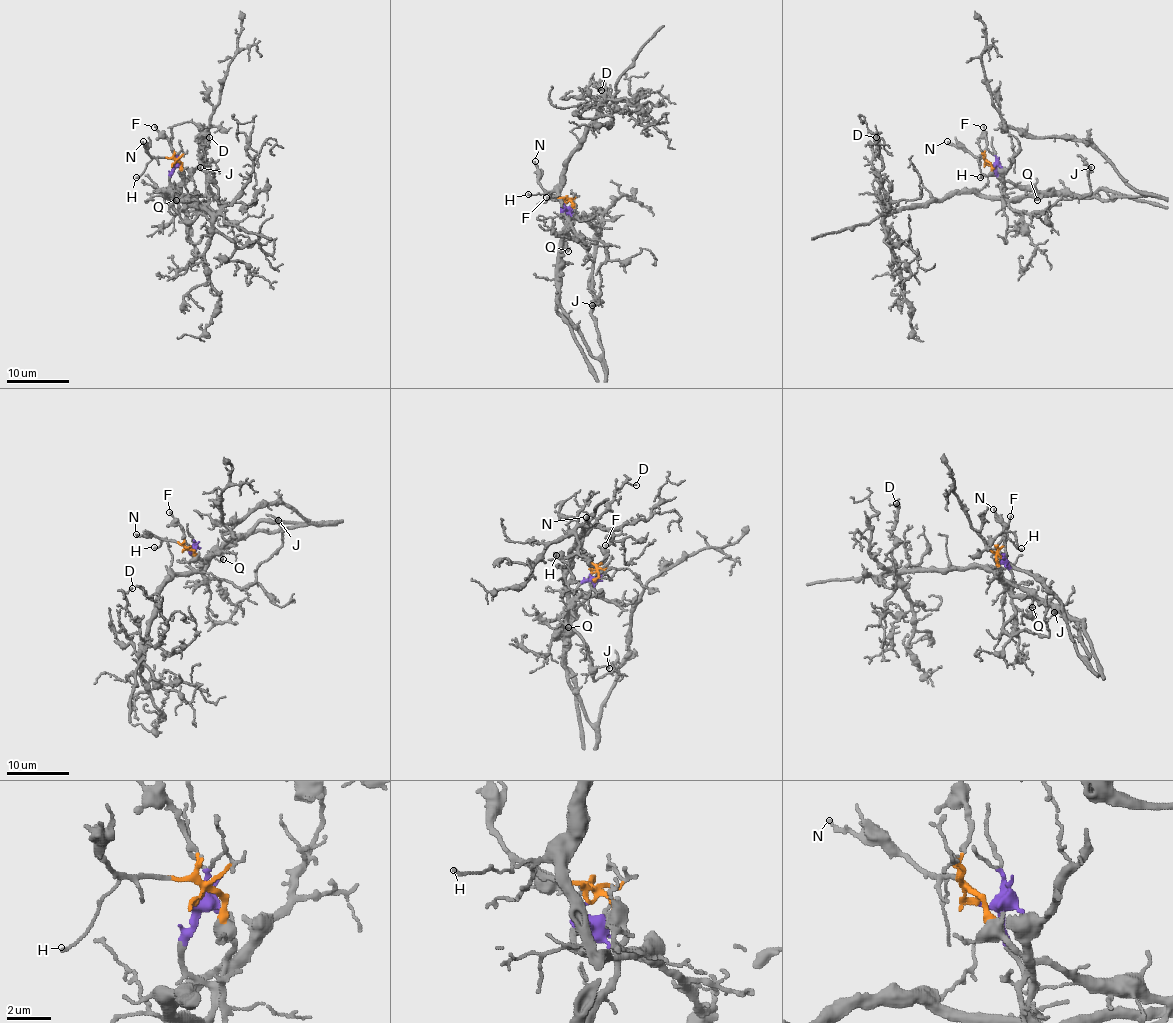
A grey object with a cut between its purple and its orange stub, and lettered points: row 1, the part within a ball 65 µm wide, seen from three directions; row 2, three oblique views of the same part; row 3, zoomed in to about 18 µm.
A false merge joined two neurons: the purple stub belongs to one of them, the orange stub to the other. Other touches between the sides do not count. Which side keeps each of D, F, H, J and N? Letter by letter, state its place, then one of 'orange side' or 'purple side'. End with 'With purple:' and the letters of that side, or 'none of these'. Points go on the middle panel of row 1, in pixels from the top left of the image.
D: (601, 90) | purple side
F: (546, 197) | orange side
H: (528, 194) | orange side
J: (592, 305) | purple side
N: (535, 161) | orange side
With purple: D, J

